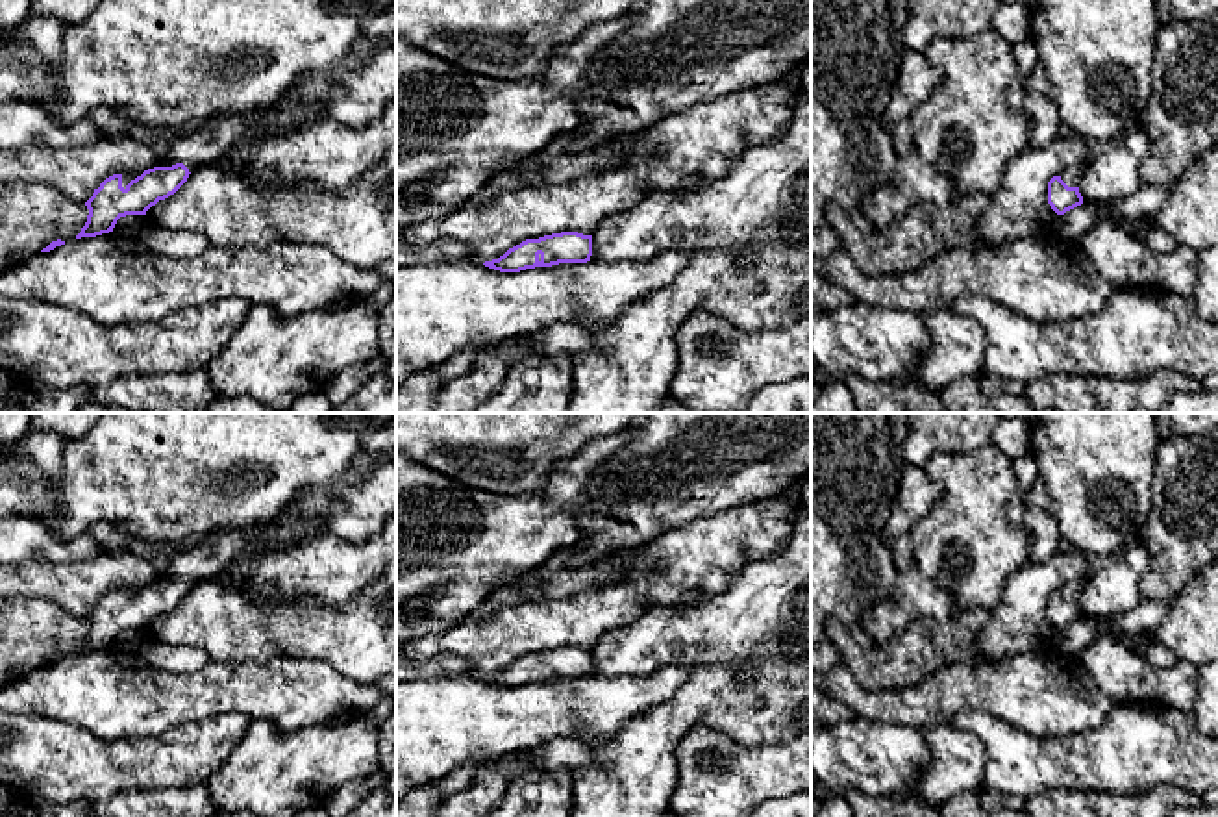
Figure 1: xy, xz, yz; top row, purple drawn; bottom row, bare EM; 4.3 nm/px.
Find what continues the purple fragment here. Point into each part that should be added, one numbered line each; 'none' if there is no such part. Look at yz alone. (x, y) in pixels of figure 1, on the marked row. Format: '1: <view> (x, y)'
1: yz (1070, 176)

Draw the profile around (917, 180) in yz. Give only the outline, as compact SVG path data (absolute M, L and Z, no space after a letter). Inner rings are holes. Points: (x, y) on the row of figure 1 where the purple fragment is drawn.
M911 119L889 128L896 150L896 170L890 182L861 202L864 215L876 228L889 226L916 204L938 207L953 204L959 196L951 180L914 143Z

